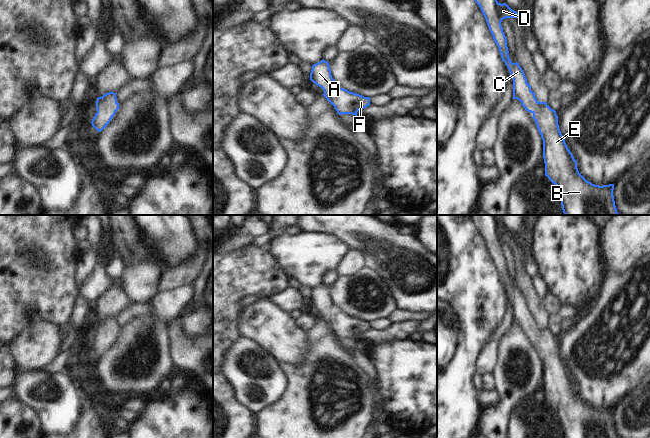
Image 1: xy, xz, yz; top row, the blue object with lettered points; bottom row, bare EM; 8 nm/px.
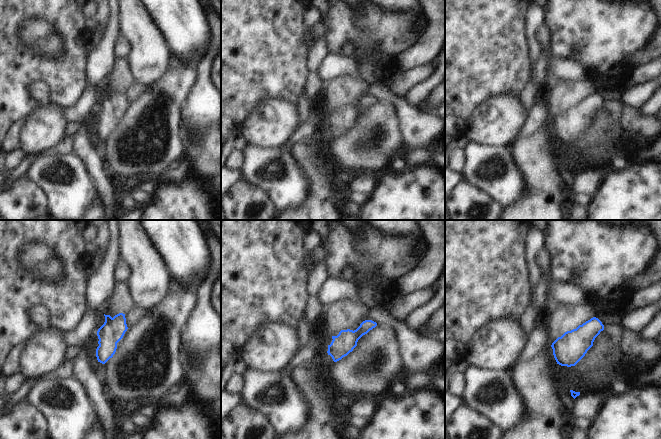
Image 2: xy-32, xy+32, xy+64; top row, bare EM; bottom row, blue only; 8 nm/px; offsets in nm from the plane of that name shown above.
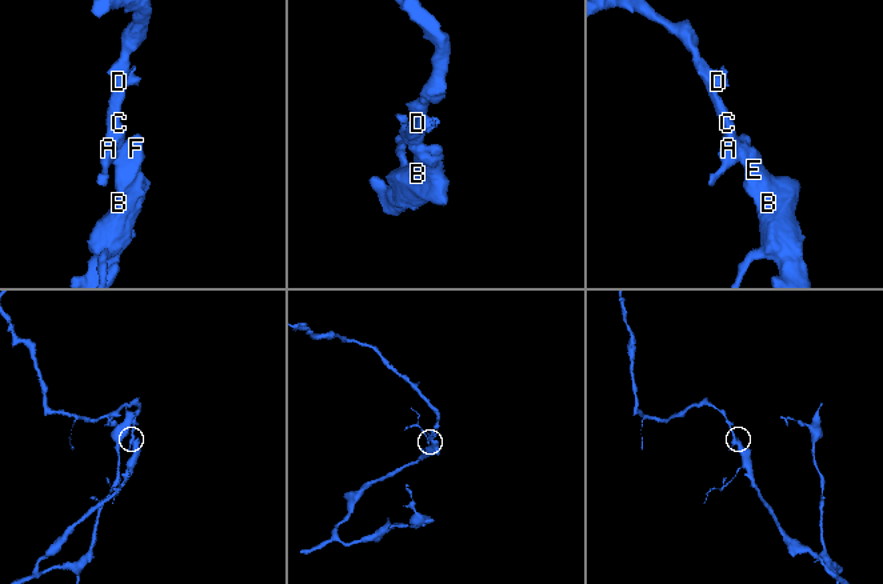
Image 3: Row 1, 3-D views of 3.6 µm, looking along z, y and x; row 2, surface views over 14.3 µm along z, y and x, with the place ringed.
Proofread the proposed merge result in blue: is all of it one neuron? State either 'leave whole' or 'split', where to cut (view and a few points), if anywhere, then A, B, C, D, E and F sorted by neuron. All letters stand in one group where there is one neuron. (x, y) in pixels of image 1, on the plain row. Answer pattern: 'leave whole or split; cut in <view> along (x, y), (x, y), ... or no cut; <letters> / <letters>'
leave whole; no cut; A B C D E F

